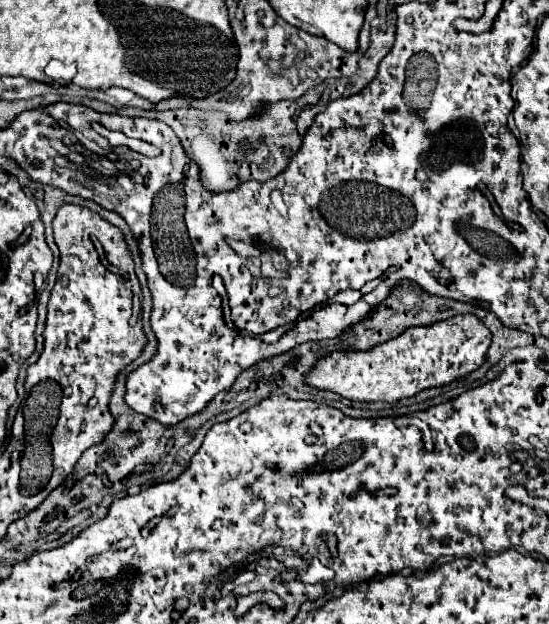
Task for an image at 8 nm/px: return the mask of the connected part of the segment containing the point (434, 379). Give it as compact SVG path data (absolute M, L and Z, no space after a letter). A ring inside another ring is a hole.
M454 315L430 327L410 327L402 335L398 335L398 339L388 339L386 343L380 343L370 351L334 351L330 355L324 355L306 373L304 381L308 387L332 391L350 401L384 401L386 403L386 399L390 399L390 403L396 403L400 399L414 397L416 393L424 389L444 387L456 379L464 379L466 375L470 375L484 363L490 343L492 343L492 333L476 315ZM390 383L392 387L398 387L398 395L392 395Z

